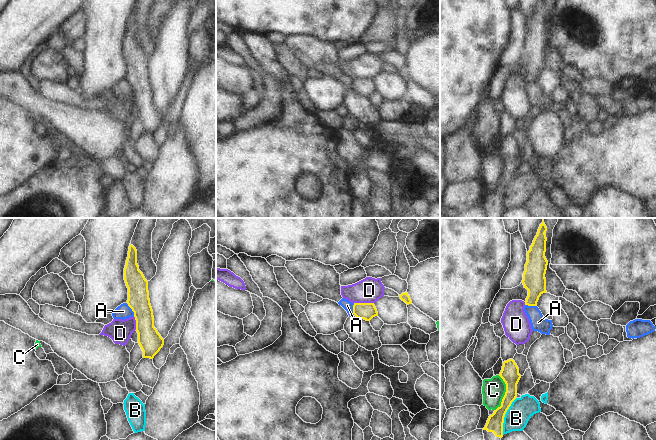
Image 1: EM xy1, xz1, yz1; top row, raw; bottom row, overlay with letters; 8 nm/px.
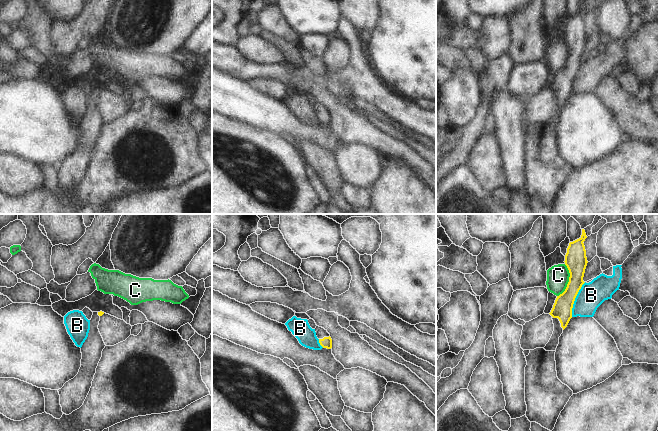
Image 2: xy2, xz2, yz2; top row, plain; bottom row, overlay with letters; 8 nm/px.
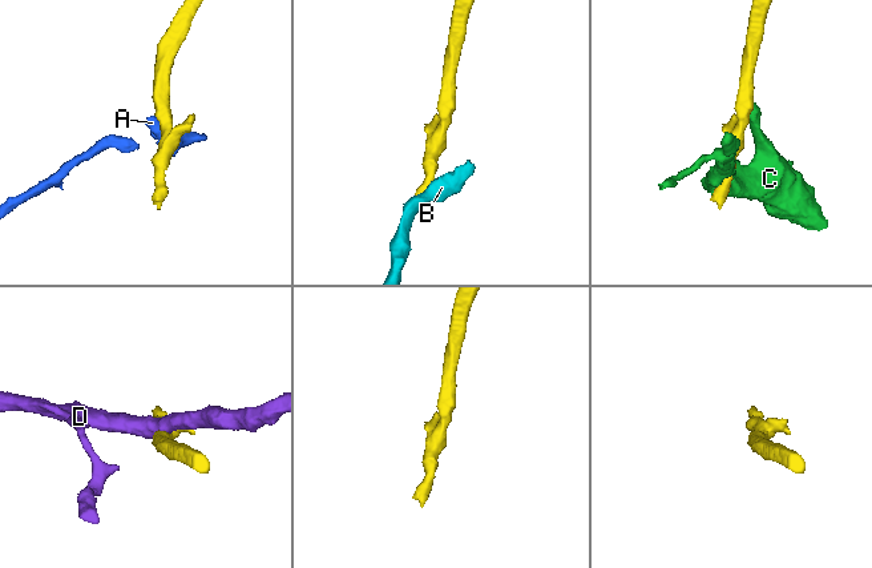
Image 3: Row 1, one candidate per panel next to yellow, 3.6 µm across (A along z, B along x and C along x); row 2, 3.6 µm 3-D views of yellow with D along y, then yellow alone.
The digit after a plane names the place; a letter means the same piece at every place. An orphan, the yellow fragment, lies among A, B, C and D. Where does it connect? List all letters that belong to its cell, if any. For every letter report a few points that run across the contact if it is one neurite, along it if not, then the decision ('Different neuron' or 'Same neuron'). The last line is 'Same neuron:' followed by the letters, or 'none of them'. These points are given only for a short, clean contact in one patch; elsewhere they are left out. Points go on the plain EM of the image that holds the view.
A: Line: xy1 (126, 79), (134, 91). Different neuron
B: Line: yz1 (516, 174), (505, 190), (502, 210). Different neuron
C: Line: yz1 (499, 151), (505, 160), (505, 170), (501, 180), (495, 186). Different neuron
D: Line: xz1 (354, 78), (373, 79). Different neuron
Same neuron: none of them

